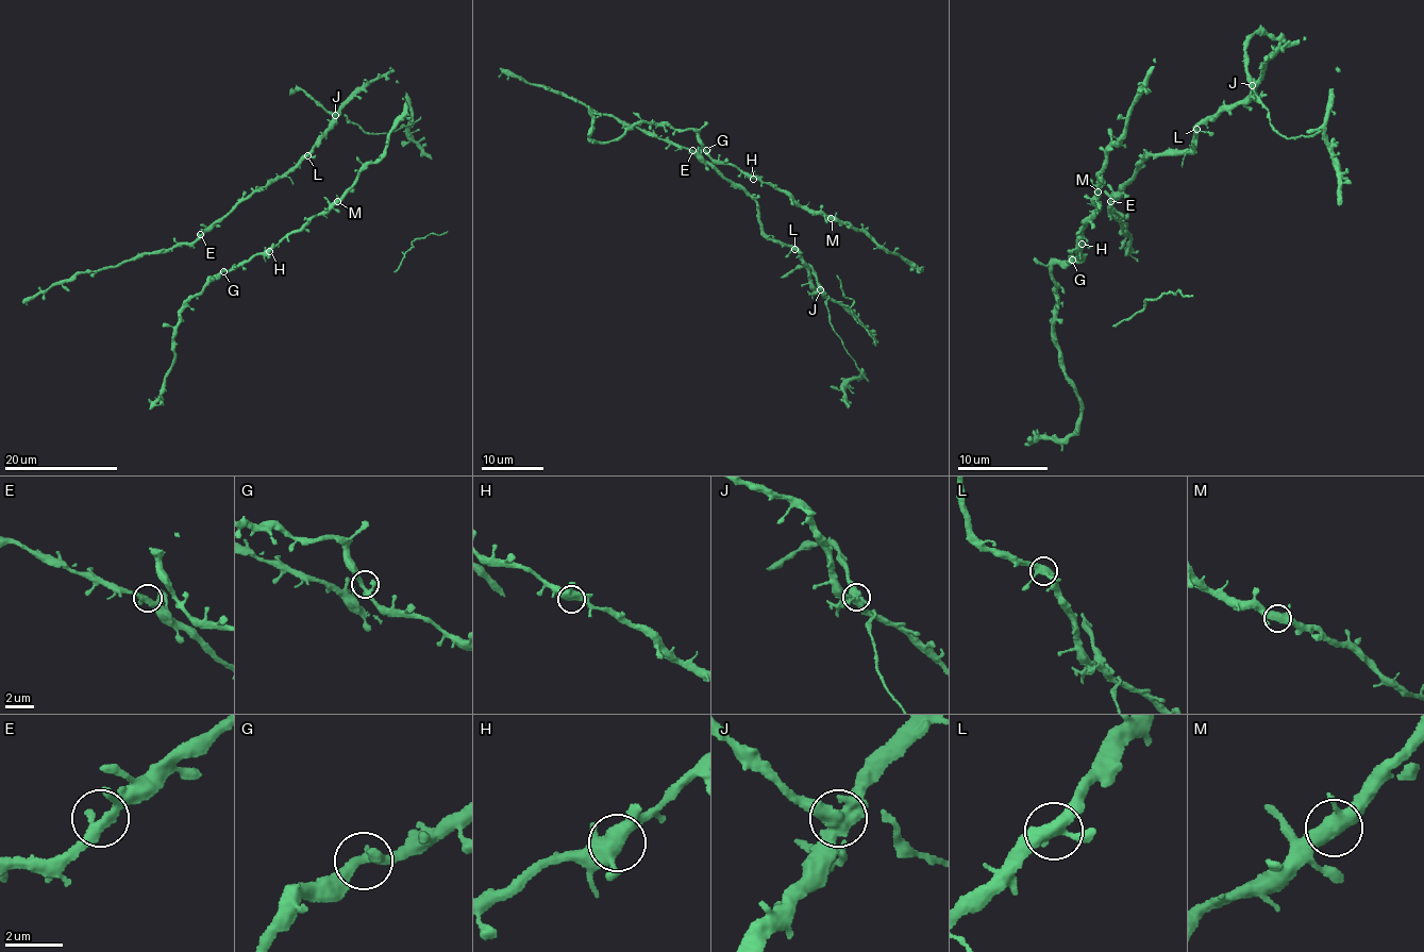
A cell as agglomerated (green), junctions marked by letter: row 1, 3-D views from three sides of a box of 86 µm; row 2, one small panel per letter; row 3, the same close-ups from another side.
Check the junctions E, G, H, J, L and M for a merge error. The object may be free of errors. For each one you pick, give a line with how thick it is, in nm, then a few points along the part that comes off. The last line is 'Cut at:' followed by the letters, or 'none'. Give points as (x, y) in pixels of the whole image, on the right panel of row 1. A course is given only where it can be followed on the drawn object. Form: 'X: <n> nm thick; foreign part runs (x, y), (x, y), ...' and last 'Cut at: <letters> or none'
J: 480 nm thick; foreign part runs (1251, 84), (1245, 50), (1255, 33), (1261, 31), (1286, 45)
Cut at: J

